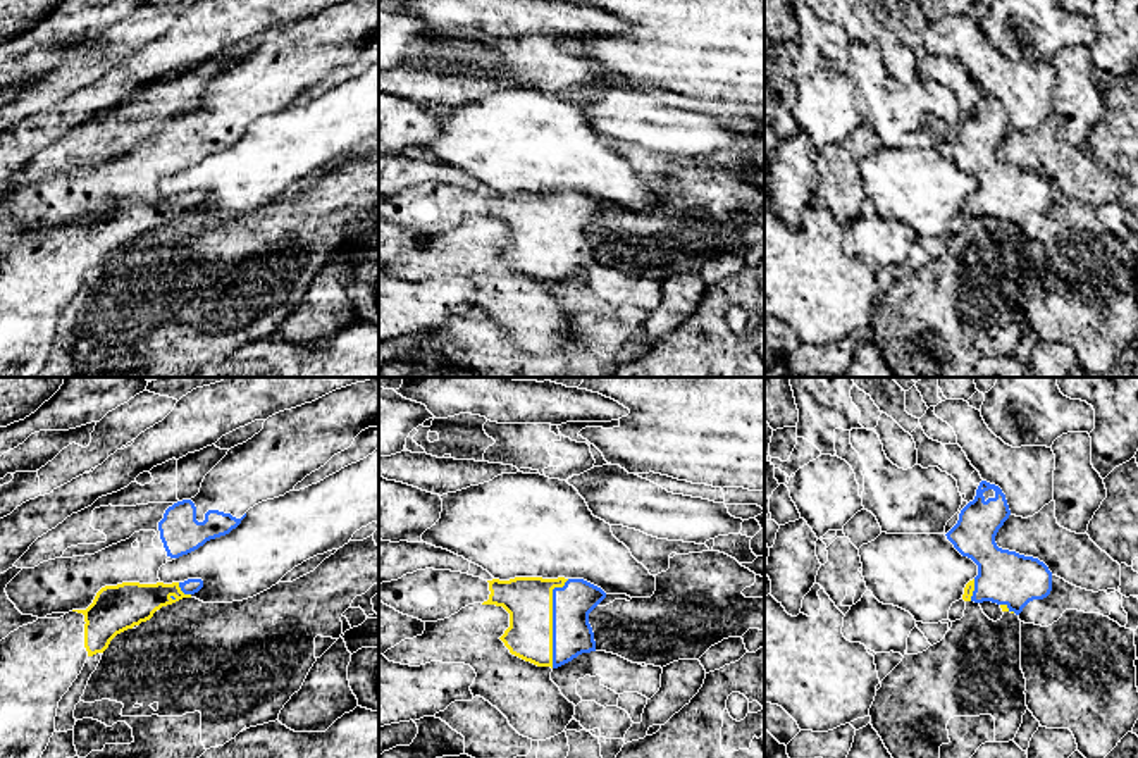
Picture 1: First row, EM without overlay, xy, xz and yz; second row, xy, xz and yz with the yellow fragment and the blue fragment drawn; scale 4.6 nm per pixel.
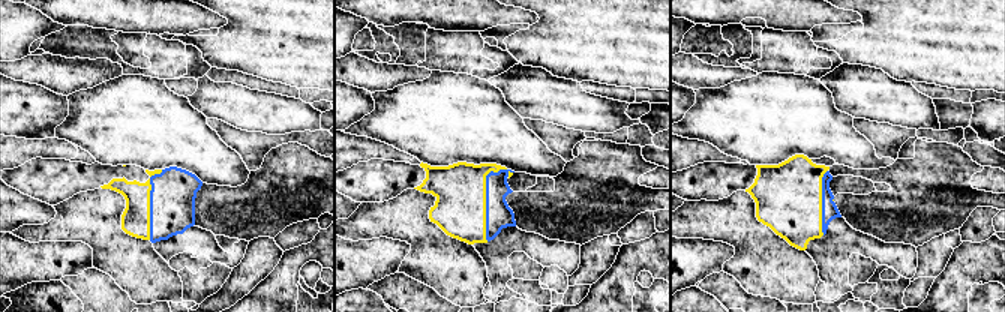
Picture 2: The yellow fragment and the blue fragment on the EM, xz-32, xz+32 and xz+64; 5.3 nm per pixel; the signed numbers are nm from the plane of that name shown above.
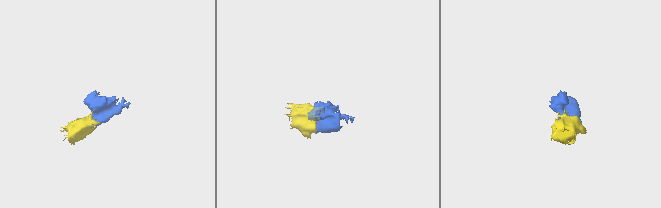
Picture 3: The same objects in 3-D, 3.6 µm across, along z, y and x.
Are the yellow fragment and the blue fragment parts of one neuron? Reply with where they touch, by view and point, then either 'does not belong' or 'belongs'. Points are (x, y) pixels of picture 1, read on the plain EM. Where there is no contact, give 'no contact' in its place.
contact xz (551, 235); belongs

